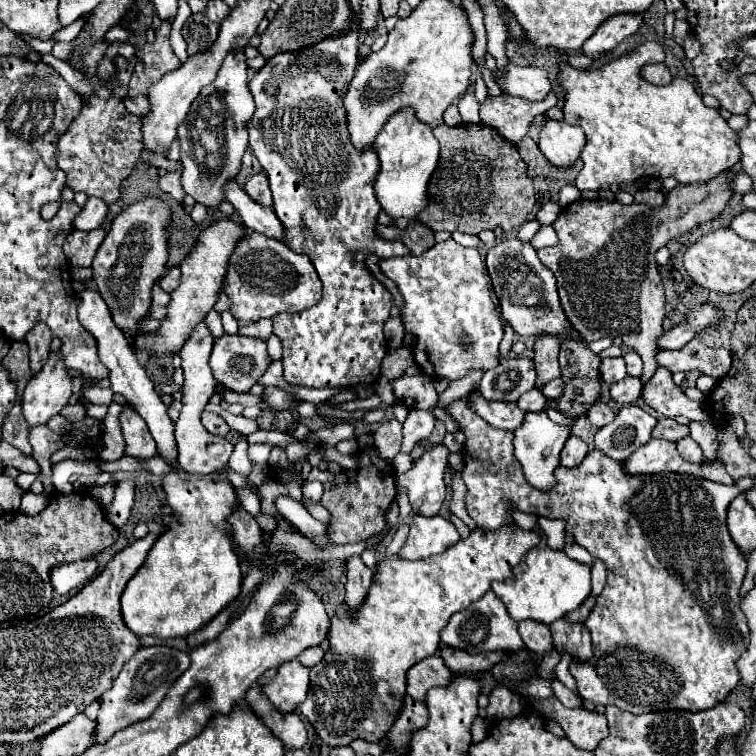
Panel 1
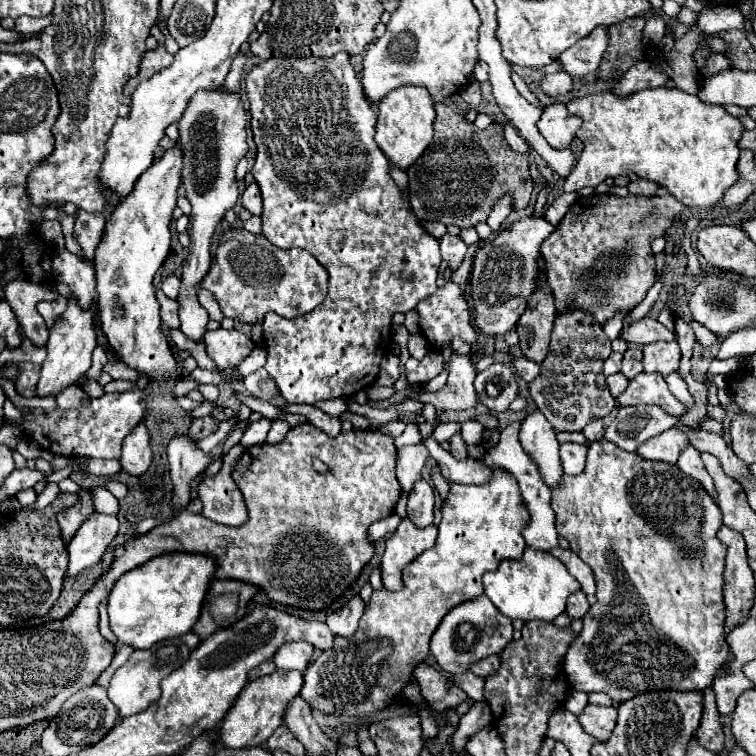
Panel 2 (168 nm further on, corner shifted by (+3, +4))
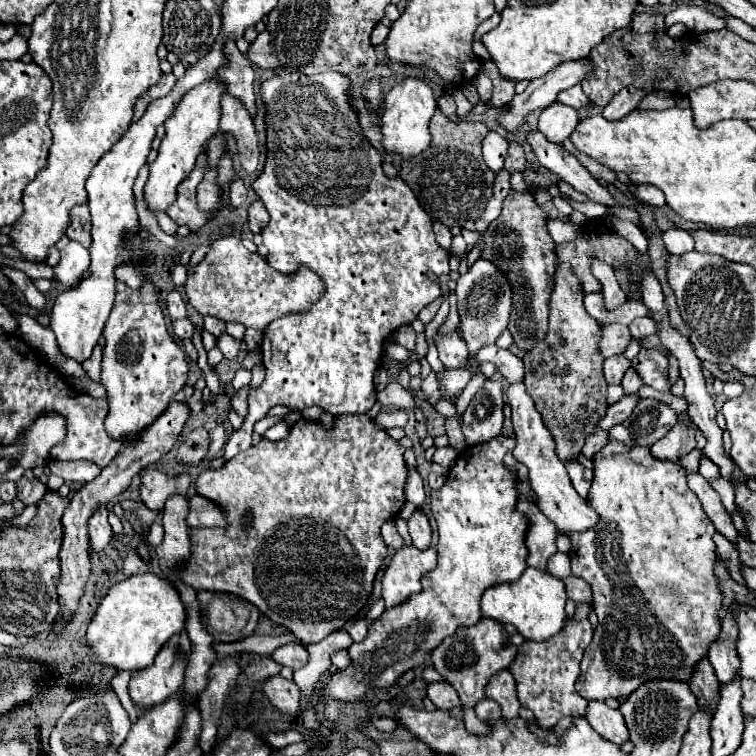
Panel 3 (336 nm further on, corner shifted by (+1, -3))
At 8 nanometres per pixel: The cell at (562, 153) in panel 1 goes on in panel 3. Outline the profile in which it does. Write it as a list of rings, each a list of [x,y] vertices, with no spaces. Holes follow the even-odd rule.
[[[554,101],[550,107],[542,109],[538,119],[538,131],[558,145],[562,145],[562,141],[570,137],[576,125],[578,125],[578,111],[574,107],[562,105],[560,101]]]

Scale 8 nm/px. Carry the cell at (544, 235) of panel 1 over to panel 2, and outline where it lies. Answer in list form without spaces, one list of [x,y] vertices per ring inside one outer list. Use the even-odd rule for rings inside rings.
[[[564,192],[562,196],[558,196],[558,198],[548,206],[548,210],[544,212],[544,218],[548,218],[552,226],[558,226],[560,220],[562,220],[562,216],[572,208],[572,204],[574,204],[576,198],[578,198],[578,194],[566,194],[566,192]]]

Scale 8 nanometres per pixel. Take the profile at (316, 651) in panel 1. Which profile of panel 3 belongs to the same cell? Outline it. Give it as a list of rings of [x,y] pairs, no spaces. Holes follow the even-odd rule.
[[[288,643],[288,645],[278,647],[272,653],[272,659],[276,659],[284,667],[290,667],[290,669],[296,671],[298,667],[306,665],[306,651],[304,651],[304,647],[296,645],[296,643]]]

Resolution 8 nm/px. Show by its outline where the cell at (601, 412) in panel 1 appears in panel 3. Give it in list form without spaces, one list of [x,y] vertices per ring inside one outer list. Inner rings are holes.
[[[596,429],[592,435],[586,437],[586,445],[582,449],[582,455],[592,459],[592,455],[596,455],[604,447],[604,443],[608,443],[608,433],[602,429]]]

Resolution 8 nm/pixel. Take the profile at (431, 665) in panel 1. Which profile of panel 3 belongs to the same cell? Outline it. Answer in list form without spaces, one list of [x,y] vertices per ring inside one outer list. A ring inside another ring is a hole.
[[[436,681],[428,685],[428,697],[438,709],[452,709],[460,705],[456,689],[446,681]]]

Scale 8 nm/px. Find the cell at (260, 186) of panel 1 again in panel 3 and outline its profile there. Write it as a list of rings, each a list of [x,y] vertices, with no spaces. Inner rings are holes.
[[[254,201],[248,209],[248,229],[252,233],[262,233],[262,227],[266,227],[270,221],[270,215],[266,213],[264,205],[260,201]]]

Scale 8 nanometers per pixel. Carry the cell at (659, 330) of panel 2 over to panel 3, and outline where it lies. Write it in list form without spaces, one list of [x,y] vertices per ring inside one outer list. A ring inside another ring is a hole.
[[[612,323],[612,325],[604,325],[602,327],[602,337],[600,337],[600,345],[598,345],[598,353],[602,357],[612,357],[612,355],[618,355],[626,349],[626,345],[630,343],[632,335],[628,331],[626,325],[618,325],[618,323]]]

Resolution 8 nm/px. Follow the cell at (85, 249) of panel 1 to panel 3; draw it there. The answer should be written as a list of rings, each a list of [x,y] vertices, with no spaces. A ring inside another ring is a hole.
[[[76,205],[70,211],[70,223],[66,227],[70,239],[80,241],[84,247],[90,247],[90,213],[86,205]]]

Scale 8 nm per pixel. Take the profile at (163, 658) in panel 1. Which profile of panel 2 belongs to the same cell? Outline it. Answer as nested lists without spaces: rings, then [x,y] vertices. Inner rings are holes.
[[[172,638],[170,644],[156,644],[150,650],[134,650],[128,662],[114,672],[108,688],[108,698],[118,708],[120,718],[144,712],[150,704],[154,704],[160,698],[160,678],[166,678],[170,672],[180,668],[188,656],[190,648],[180,638]]]

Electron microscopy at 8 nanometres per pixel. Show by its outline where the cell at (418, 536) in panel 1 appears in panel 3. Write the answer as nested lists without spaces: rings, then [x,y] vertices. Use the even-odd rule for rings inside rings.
[[[402,547],[394,553],[384,577],[382,577],[382,597],[386,609],[404,603],[410,595],[420,593],[420,579],[424,573],[436,567],[436,551],[416,551],[416,547]]]

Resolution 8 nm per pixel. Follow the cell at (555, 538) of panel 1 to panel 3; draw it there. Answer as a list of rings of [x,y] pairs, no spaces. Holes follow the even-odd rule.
[[[520,499],[518,503],[518,511],[524,511],[524,515],[530,519],[530,529],[528,529],[528,537],[526,537],[526,545],[528,545],[528,559],[526,563],[530,567],[536,567],[540,571],[546,571],[546,563],[548,559],[558,551],[556,549],[556,527],[554,523],[550,523],[550,519],[546,519],[538,509],[536,503],[530,503],[526,499]]]

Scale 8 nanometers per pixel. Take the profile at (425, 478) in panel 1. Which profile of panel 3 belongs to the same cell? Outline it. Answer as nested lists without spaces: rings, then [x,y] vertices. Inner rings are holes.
[[[420,509],[410,517],[408,531],[410,531],[410,537],[412,537],[412,545],[416,549],[420,549],[420,551],[428,549],[430,539],[432,539],[432,531],[430,531],[430,525],[428,525],[426,515]]]

